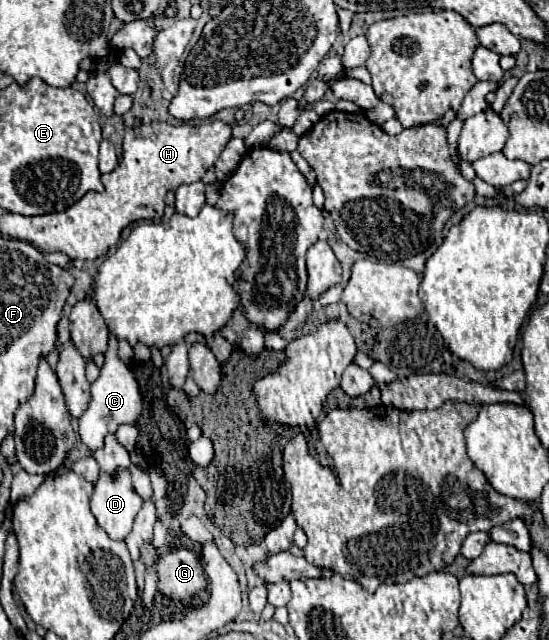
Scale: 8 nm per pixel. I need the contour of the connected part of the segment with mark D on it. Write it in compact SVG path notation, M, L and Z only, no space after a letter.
M117 469L117 477L99 473L97 483L93 485L91 511L111 539L121 541L131 533L141 503L143 499L135 493L127 469Z

